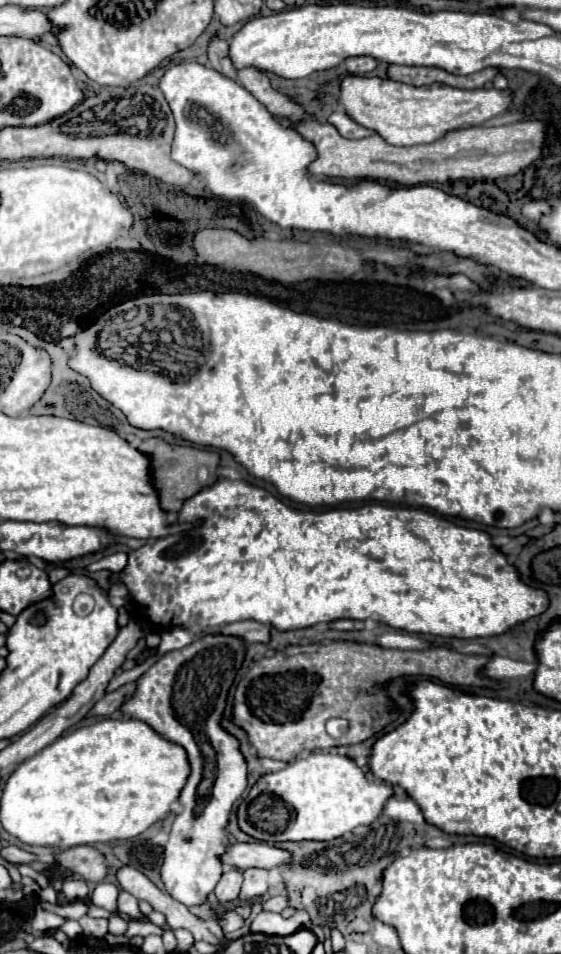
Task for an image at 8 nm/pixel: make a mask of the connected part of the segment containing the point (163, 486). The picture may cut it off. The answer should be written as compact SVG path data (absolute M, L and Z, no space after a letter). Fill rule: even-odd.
M148 439L138 445L140 453L150 457L150 473L152 473L152 485L158 491L160 497L160 509L168 513L168 517L174 517L182 501L198 493L200 489L212 485L216 481L216 465L218 465L218 455L208 449L198 449L198 447L182 447L182 445L168 445L162 439Z

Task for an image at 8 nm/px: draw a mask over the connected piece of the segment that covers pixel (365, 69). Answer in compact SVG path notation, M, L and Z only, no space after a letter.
M348 57L344 61L344 67L350 73L370 73L376 69L376 59L374 57Z

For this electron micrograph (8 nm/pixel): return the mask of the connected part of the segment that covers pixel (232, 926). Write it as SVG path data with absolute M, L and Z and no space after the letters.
M226 911L220 919L220 927L224 929L224 933L232 933L236 929L240 929L244 925L244 919L240 915L236 915L234 911Z

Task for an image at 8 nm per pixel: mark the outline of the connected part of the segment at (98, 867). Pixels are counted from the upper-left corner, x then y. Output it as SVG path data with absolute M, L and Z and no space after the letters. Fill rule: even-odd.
M82 845L82 847L74 847L68 851L62 851L56 857L56 863L64 869L68 869L70 873L74 873L78 879L84 881L92 881L92 883L102 883L108 875L108 867L104 861L104 855L90 845Z

